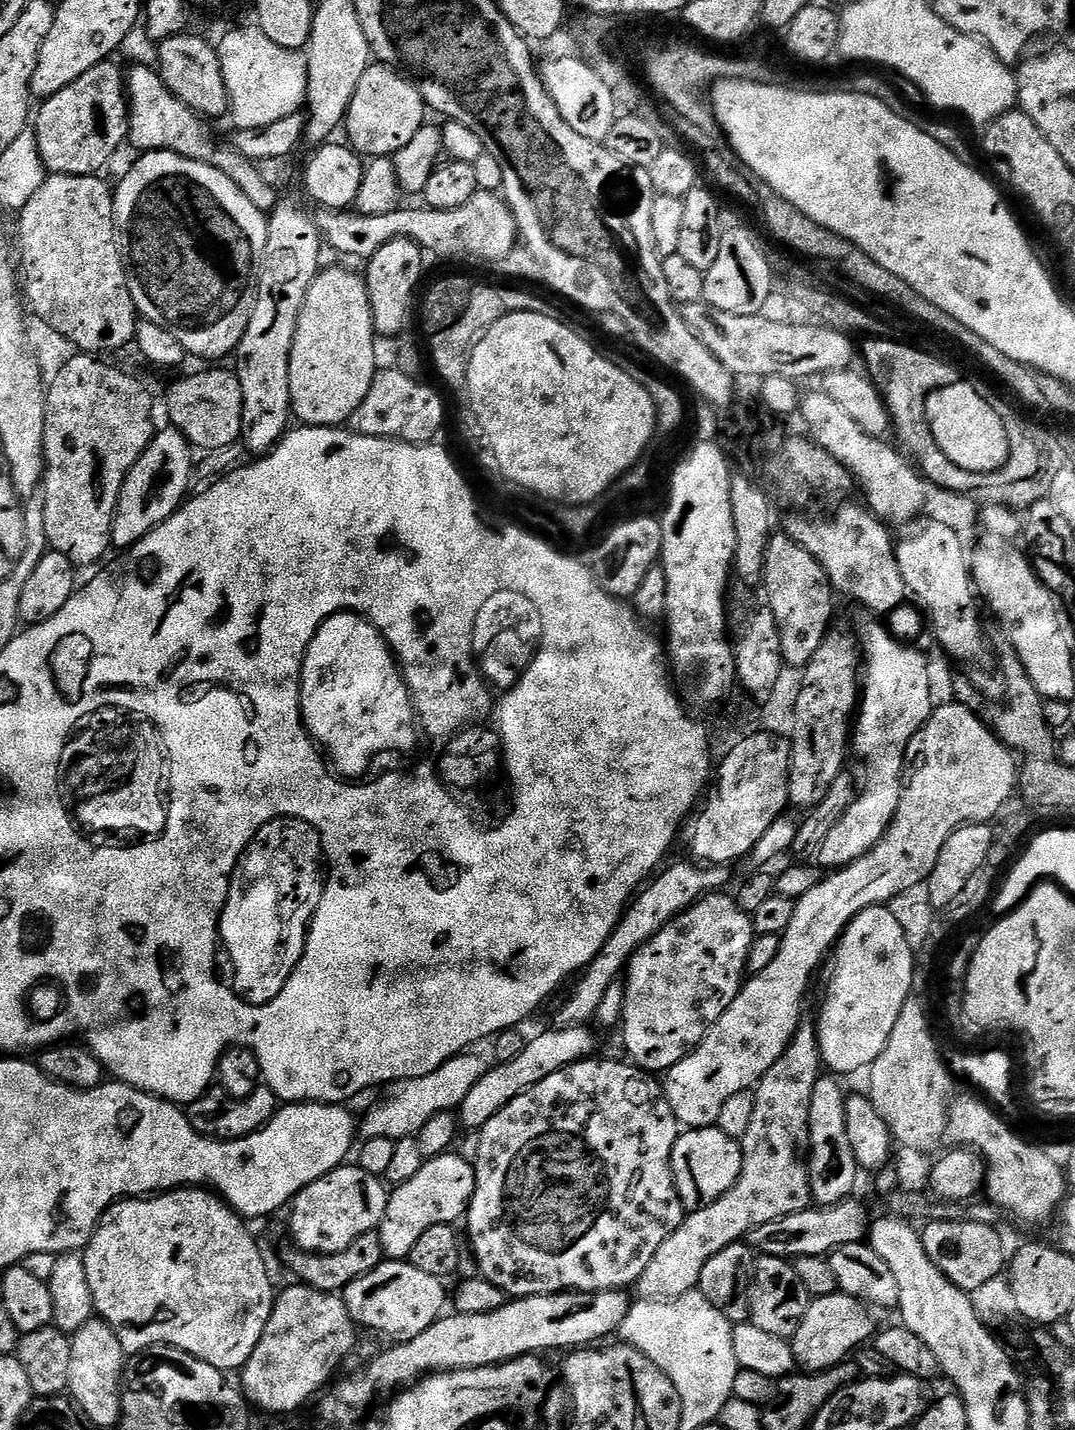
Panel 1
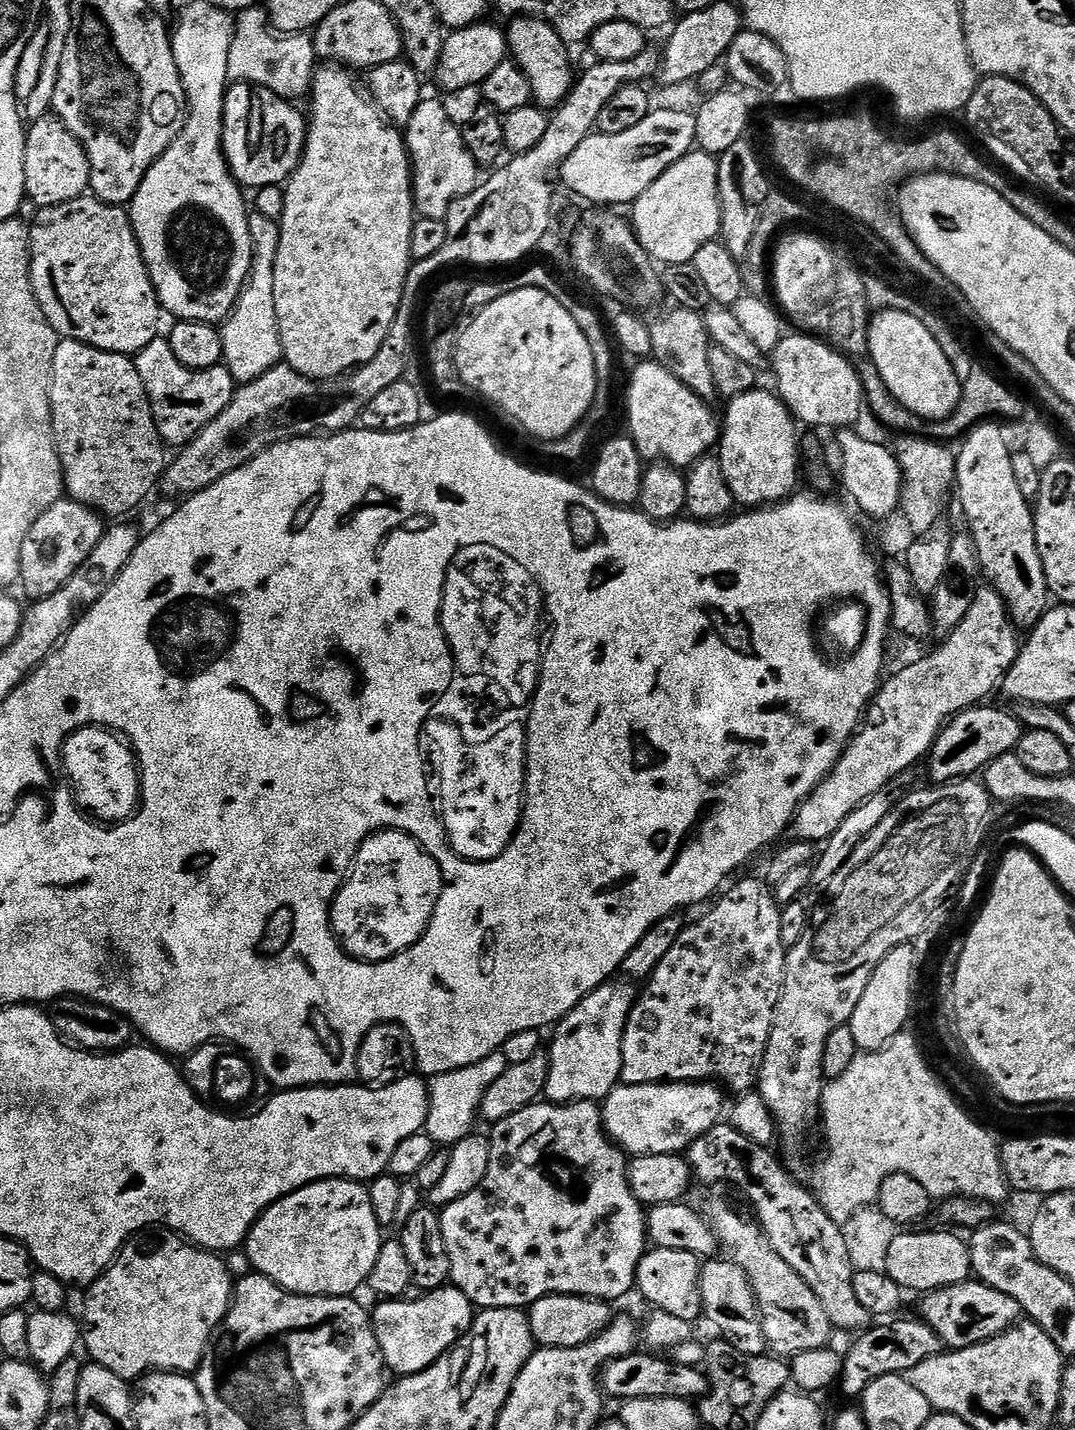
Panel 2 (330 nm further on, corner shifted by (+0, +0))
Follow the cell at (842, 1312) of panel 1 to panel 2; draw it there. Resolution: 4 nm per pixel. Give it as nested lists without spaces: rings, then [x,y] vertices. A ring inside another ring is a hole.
[[[975,1278],[963,1280],[949,1288],[934,1290],[921,1300],[924,1301],[920,1304],[919,1319],[930,1325],[950,1350],[978,1346],[1005,1332],[1022,1316],[1019,1303],[1014,1298],[1010,1298],[1002,1290],[994,1290],[989,1284],[980,1283]]]

